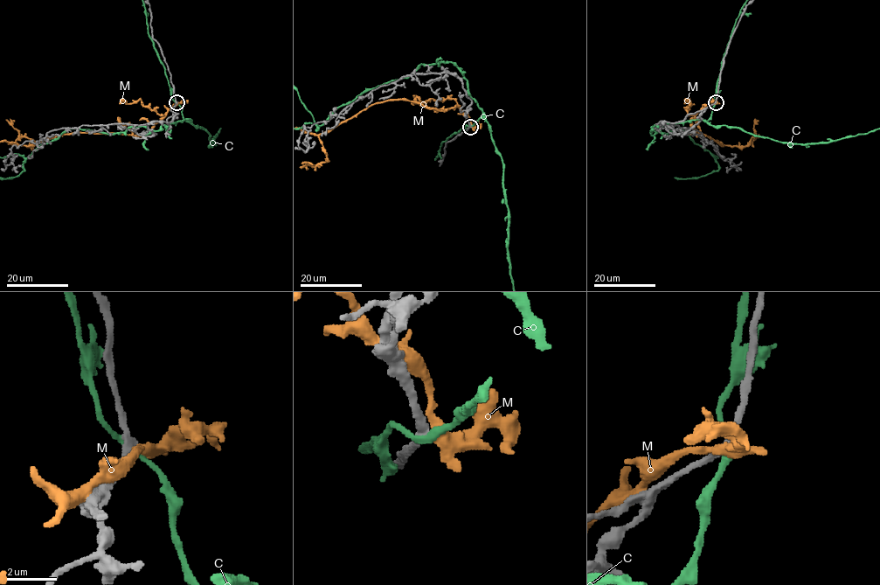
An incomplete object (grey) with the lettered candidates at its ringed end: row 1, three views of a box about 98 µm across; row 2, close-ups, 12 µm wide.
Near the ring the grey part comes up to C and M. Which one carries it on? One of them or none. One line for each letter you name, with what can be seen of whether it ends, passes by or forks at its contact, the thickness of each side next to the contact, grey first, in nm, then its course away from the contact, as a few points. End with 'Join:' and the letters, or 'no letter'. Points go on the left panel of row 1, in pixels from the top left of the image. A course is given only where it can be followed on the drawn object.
Join: no letter

